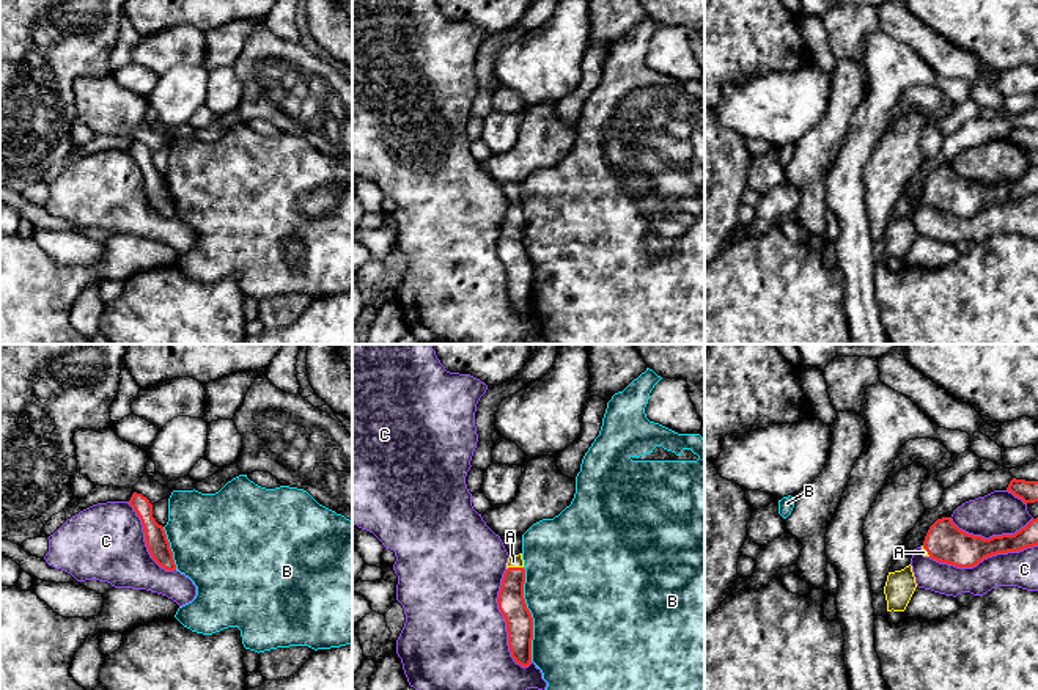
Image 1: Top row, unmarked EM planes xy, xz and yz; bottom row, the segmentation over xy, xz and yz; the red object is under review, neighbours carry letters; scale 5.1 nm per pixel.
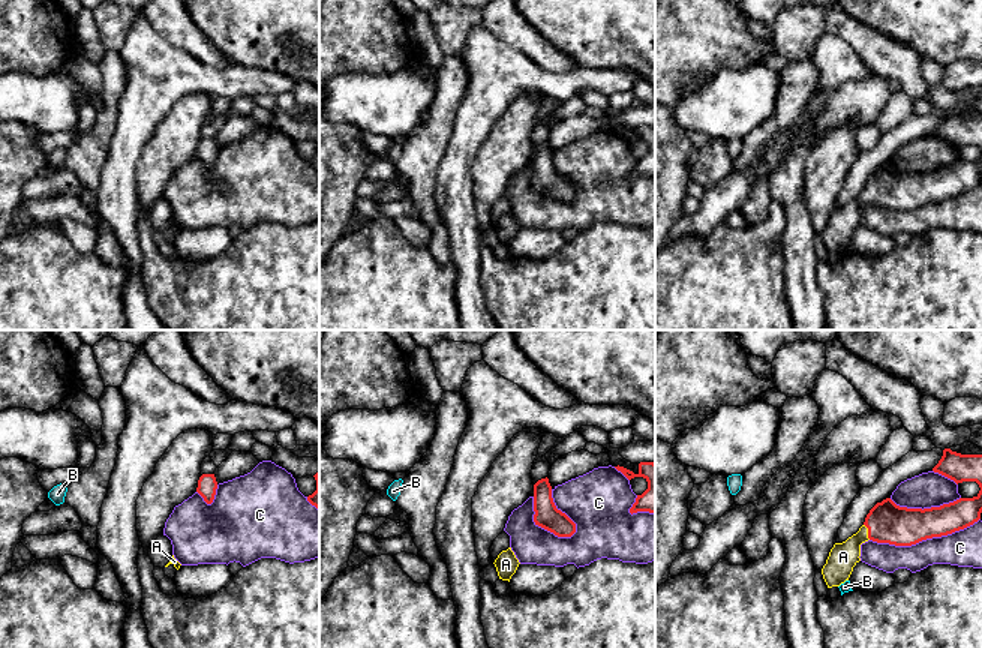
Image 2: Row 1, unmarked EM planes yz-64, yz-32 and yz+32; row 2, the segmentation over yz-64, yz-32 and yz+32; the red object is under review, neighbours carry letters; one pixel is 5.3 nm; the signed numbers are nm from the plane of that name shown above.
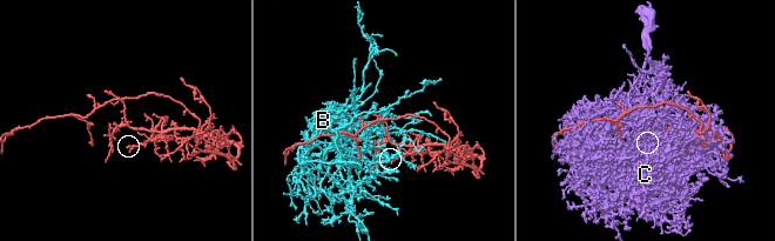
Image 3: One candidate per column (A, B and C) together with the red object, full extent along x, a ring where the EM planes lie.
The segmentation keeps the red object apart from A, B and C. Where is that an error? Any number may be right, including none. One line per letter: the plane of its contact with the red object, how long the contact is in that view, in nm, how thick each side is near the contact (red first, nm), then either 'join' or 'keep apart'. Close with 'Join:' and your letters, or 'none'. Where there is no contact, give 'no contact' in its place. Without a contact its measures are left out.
A: xz | 90 nm | 140/60 nm | join
B: xz | 480 nm | 140/500 nm | keep apart
C: xz | 500 nm | 140/480 nm | keep apart
Join: A

